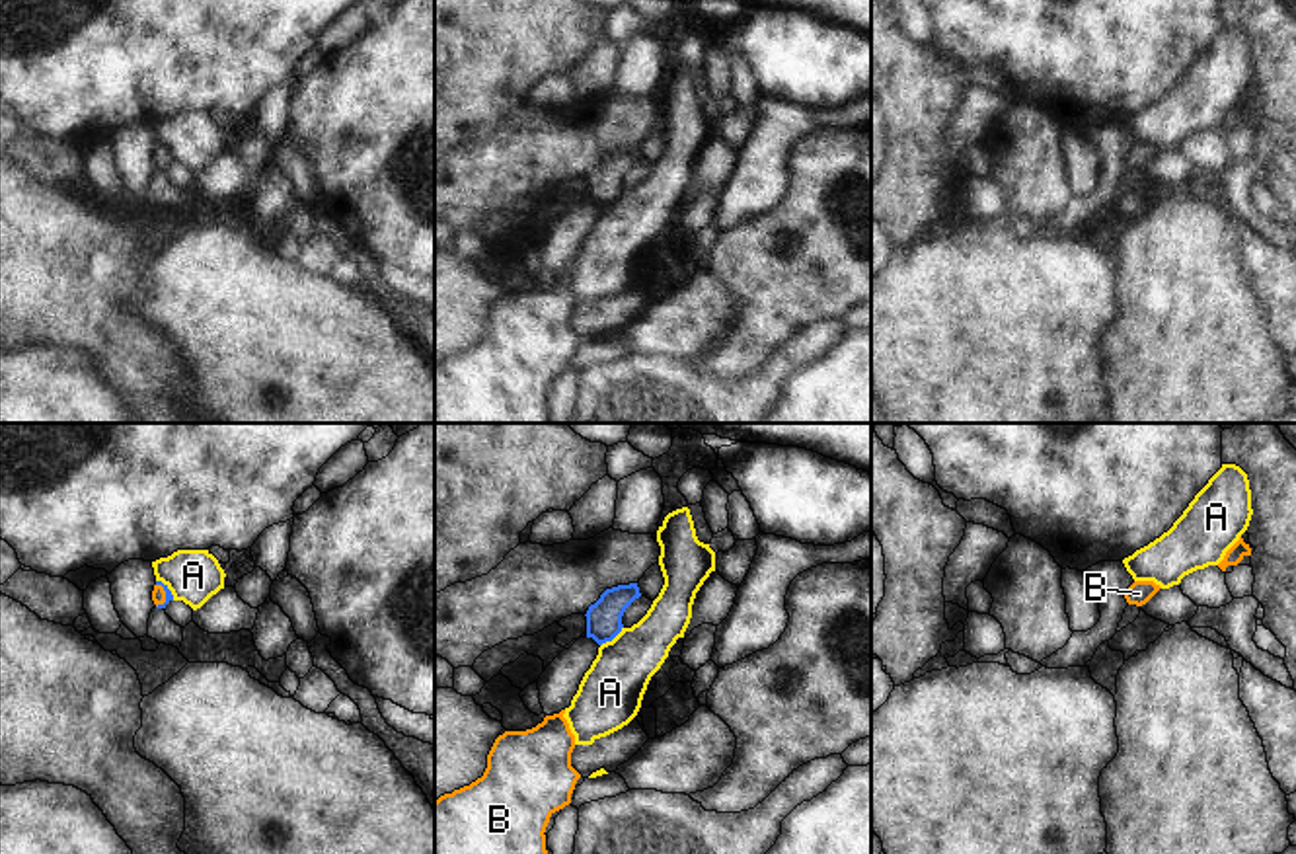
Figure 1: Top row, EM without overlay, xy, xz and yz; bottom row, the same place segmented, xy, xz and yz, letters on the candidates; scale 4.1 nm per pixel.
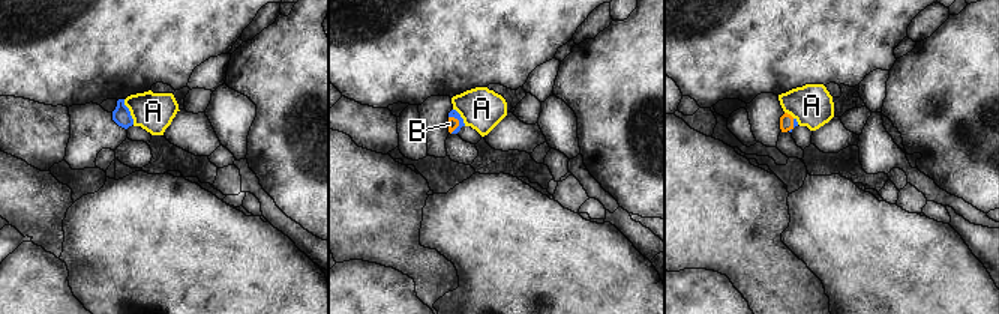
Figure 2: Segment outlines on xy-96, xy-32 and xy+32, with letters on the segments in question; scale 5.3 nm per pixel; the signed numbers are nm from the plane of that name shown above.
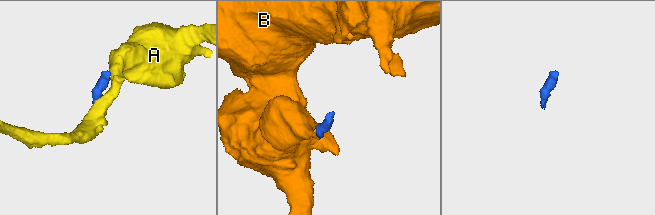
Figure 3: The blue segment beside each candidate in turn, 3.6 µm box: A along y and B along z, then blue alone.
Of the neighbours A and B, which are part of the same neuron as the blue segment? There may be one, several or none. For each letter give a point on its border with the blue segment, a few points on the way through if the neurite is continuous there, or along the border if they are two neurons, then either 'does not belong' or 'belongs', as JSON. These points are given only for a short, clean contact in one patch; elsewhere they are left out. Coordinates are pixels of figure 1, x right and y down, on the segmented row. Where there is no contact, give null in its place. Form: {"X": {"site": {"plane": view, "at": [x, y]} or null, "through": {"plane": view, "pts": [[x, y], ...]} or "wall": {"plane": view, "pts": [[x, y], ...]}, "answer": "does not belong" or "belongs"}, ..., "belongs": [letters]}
{"A": {"site": {"plane": "xz", "at": [612, 638]}, "wall": {"plane": "xz", "pts": [[622, 626], [601, 646]]}, "answer": "does not belong"}, "B": {"site": {"plane": "xy", "at": [166, 597]}, "through": {"plane": "xy", "pts": [[168, 593], [166, 597], [158, 595]]}, "answer": "belongs"}, "belongs": ["B"]}

